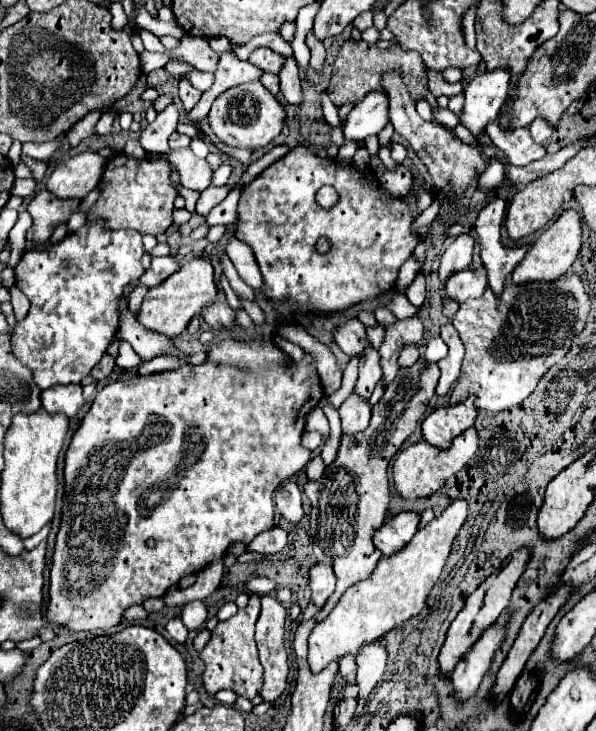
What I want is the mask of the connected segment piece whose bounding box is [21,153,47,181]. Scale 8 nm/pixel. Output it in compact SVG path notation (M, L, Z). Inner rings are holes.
M23 153L21 154L21 160L30 167L30 171L32 172L32 177L36 181L40 181L43 179L45 172L47 170L47 163L30 159L30 157L26 157Z

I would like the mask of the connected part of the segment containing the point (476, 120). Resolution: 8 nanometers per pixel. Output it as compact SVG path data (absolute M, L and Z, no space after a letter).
M510 69L482 71L464 89L464 111L460 123L472 133L482 133L486 125L498 119L498 113L508 99Z

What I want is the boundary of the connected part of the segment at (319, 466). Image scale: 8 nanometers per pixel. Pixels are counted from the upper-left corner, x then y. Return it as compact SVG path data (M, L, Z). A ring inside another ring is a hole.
M320 455L314 457L306 466L305 471L307 478L312 481L320 479L320 477L322 477L322 475L324 474L324 469L325 466Z

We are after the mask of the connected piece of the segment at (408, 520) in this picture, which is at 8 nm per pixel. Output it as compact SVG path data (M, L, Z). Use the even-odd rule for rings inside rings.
M402 511L392 517L388 517L382 527L374 533L374 545L382 551L382 555L394 555L400 551L418 531L420 513L414 511Z

